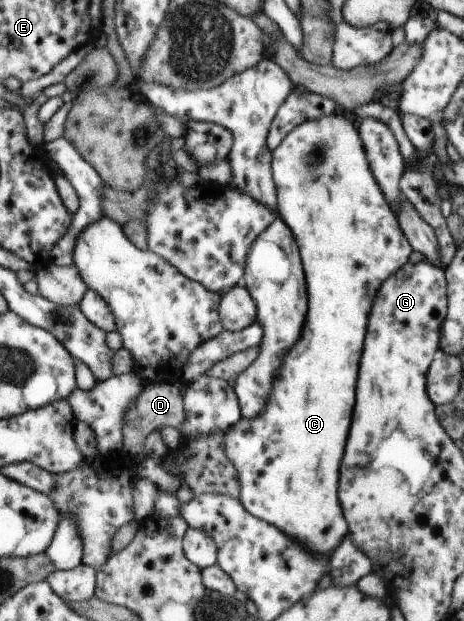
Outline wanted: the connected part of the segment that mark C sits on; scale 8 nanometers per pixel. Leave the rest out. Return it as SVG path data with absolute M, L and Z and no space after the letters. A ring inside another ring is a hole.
M333 114L324 118L314 119L313 121L303 122L296 129L291 130L285 136L284 142L272 151L272 174L277 190L278 202L276 210L278 217L284 220L287 226L293 226L293 233L297 234L297 241L301 242L300 258L305 258L305 270L309 270L309 293L308 310L309 326L305 326L305 338L300 340L291 348L284 364L279 370L279 380L275 382L275 390L271 392L271 398L267 402L267 409L257 417L247 419L242 417L225 435L225 455L237 470L238 482L240 485L240 496L238 499L251 515L263 519L264 522L271 523L279 527L284 534L291 536L296 542L303 543L313 553L321 553L331 558L335 550L343 544L343 540L348 536L348 525L345 521L341 504L338 500L337 478L339 478L339 466L345 450L345 440L347 440L347 430L351 426L351 412L355 404L355 382L357 382L357 370L359 370L359 356L363 350L363 338L366 336L368 317L371 311L372 301L375 299L380 285L396 273L398 273L414 256L415 251L411 242L400 227L396 214L387 203L379 184L375 181L365 152L363 152L363 142L359 138L357 130L349 120L343 116Z

